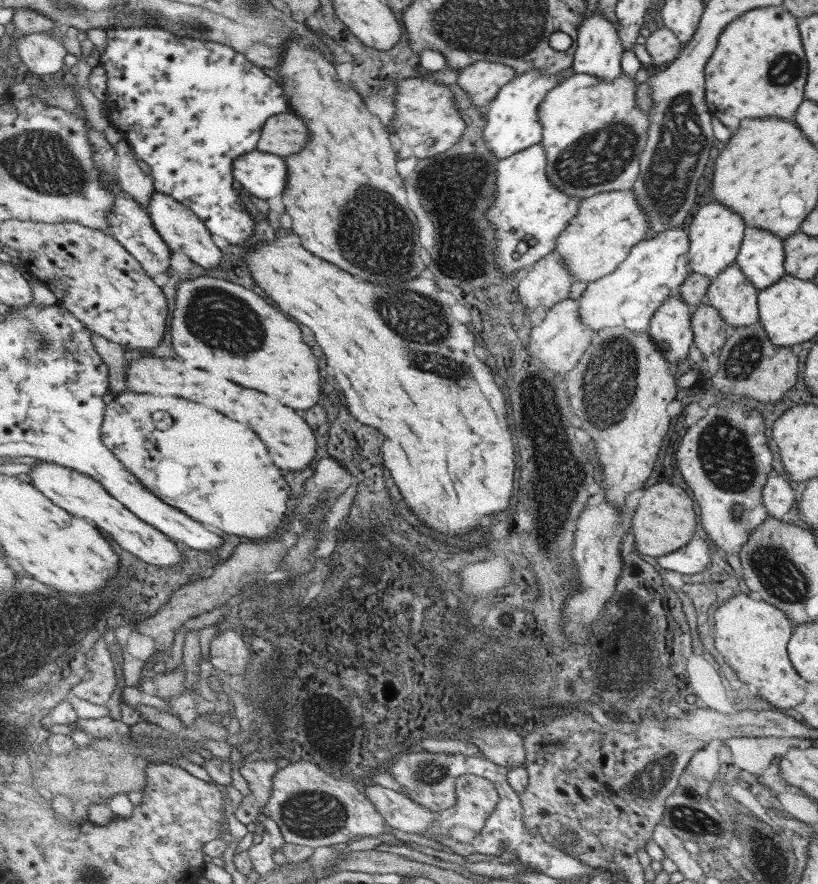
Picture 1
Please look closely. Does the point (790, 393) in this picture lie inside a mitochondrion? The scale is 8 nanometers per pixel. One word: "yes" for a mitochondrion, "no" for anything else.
no

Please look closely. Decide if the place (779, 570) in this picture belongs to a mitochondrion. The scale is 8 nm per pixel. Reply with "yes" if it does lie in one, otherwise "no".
yes

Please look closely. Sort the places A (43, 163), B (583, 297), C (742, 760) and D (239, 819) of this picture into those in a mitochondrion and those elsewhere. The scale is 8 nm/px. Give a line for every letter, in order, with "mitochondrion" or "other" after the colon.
A: mitochondrion
B: other
C: other
D: other

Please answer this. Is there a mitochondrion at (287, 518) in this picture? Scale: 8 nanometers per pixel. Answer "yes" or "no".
no

